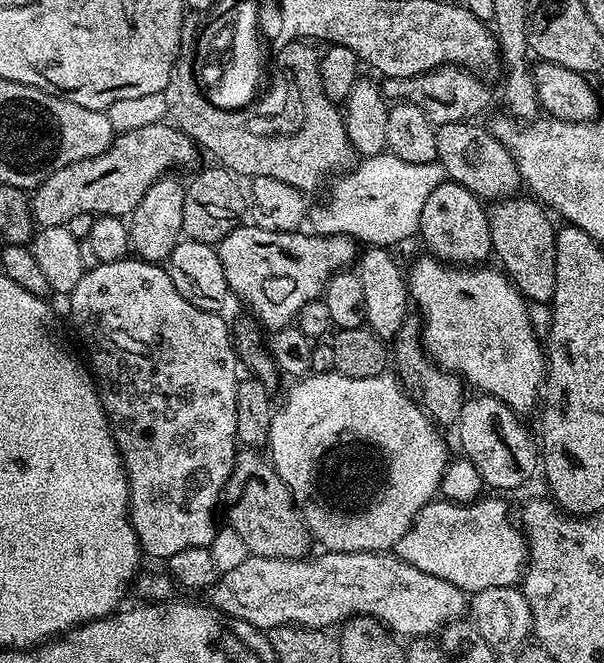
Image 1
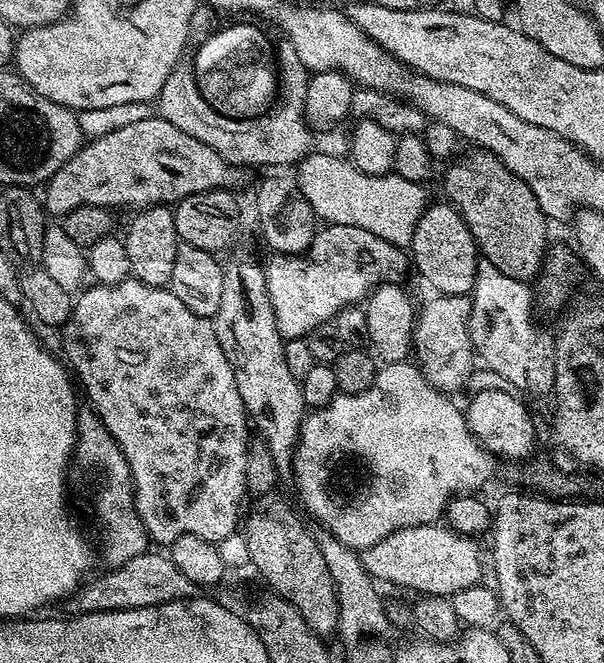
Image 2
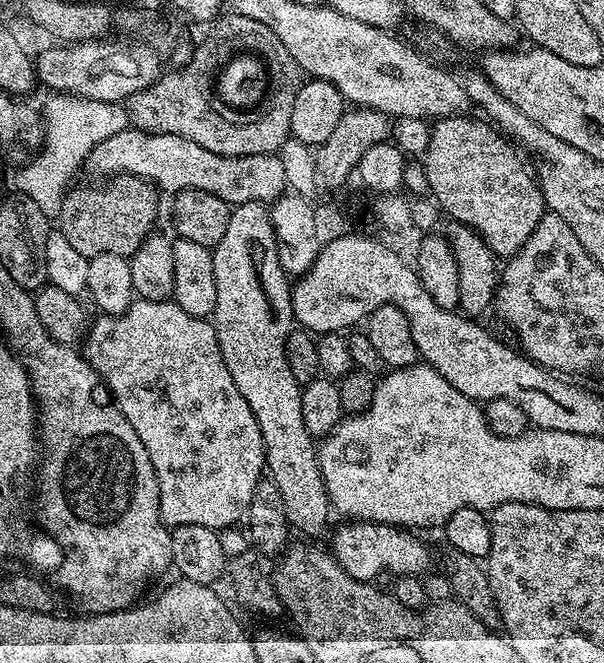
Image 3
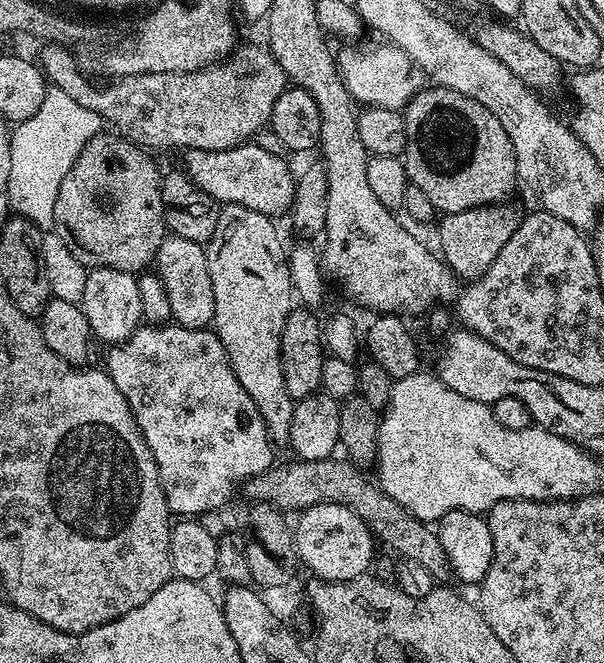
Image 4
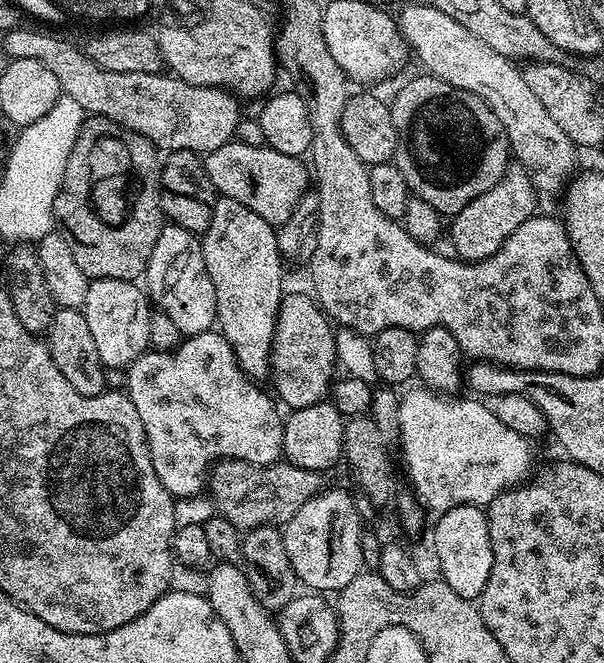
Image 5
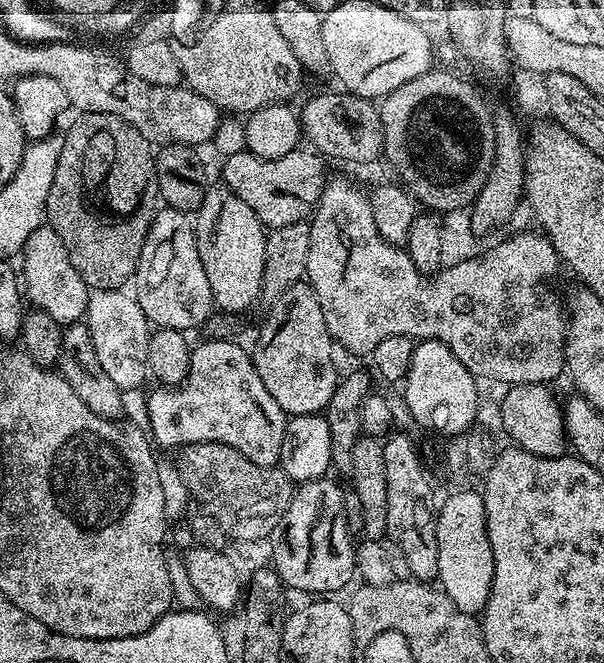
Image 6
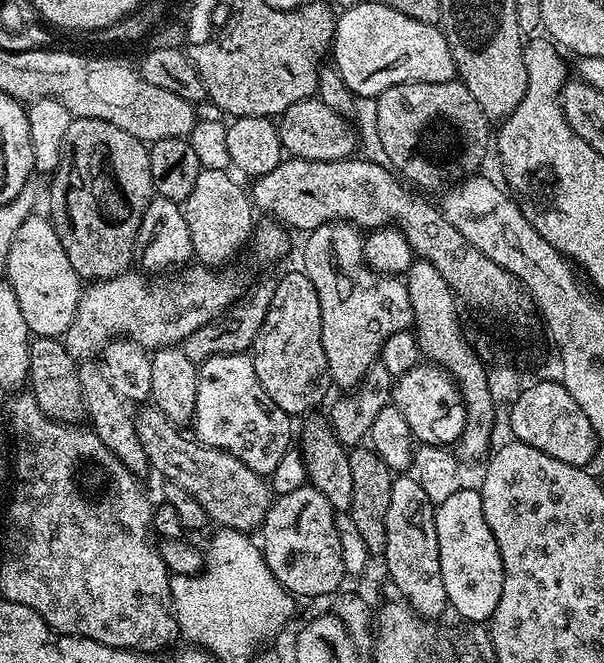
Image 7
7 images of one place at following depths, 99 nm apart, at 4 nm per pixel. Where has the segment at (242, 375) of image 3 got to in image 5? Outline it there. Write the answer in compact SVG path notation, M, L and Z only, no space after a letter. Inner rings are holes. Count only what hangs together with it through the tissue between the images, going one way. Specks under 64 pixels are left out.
M220 196L212 211L210 226L202 233L200 249L206 262L206 274L210 274L210 282L214 282L216 324L220 335L226 338L226 342L230 342L238 366L250 379L257 382L267 381L272 371L272 335L280 302L286 295L286 261L278 250L276 228L266 222L266 218L258 218L258 214L250 210L250 206L242 206L242 202L234 202L234 198Z

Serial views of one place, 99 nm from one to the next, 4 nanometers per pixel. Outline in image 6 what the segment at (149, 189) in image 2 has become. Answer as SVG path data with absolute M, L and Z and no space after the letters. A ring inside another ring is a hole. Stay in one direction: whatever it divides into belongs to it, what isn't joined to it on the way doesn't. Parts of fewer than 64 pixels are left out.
M247 150L225 156L222 160L223 187L238 194L238 198L242 198L242 202L246 202L246 206L250 206L250 210L254 210L254 214L258 214L260 221L269 229L299 224L315 209L326 183L325 161L315 151L302 151L292 151L273 161L267 161Z

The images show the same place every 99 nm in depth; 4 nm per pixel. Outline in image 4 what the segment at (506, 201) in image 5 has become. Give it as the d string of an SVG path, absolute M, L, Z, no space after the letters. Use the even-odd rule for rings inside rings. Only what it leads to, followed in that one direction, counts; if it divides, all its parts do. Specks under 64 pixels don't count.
M512 202L487 204L481 208L471 208L461 212L449 212L440 224L439 255L445 264L452 269L454 275L461 281L477 280L498 258L502 246L510 242L510 234L518 230L522 219L522 212L512 205Z

